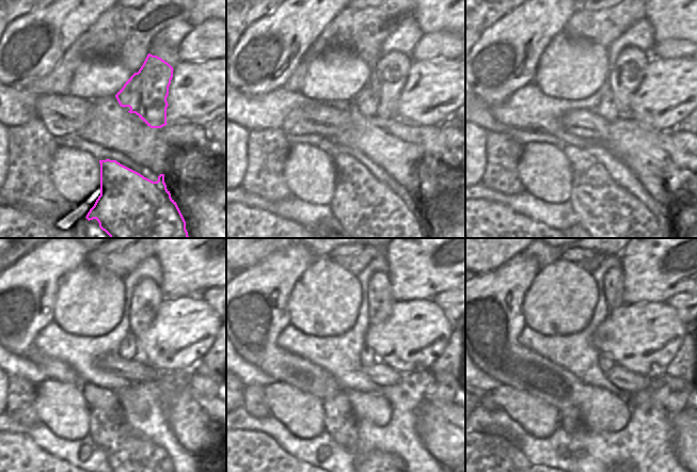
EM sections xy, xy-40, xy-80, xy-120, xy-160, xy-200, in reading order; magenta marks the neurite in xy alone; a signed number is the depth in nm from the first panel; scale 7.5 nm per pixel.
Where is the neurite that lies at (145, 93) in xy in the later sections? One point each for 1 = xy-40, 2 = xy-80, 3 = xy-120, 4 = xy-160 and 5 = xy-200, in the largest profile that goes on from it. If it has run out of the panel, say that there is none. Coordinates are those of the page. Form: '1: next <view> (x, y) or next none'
1: next xy-40 (381, 94)
2: next xy-80 (627, 73)
3: next xy-120 (146, 297)
4: next xy-160 (379, 297)
5: next xy-200 (614, 278)

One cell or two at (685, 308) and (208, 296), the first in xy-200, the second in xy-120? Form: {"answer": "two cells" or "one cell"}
{"answer": "one cell"}

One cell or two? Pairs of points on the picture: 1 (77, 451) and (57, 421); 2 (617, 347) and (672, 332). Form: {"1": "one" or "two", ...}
{"1": "two", "2": "one"}

